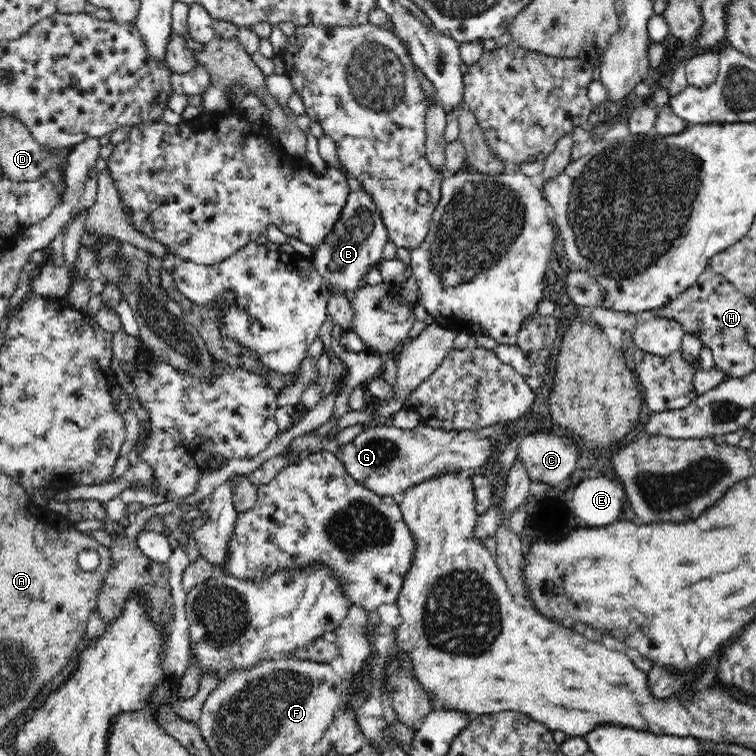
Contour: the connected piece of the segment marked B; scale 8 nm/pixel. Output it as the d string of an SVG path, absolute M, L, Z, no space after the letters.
M366 190L352 191L335 230L322 246L313 248L312 262L324 279L328 292L342 291L352 297L354 291L364 286L366 274L383 260L384 245L389 242L389 231L381 218L373 196Z

